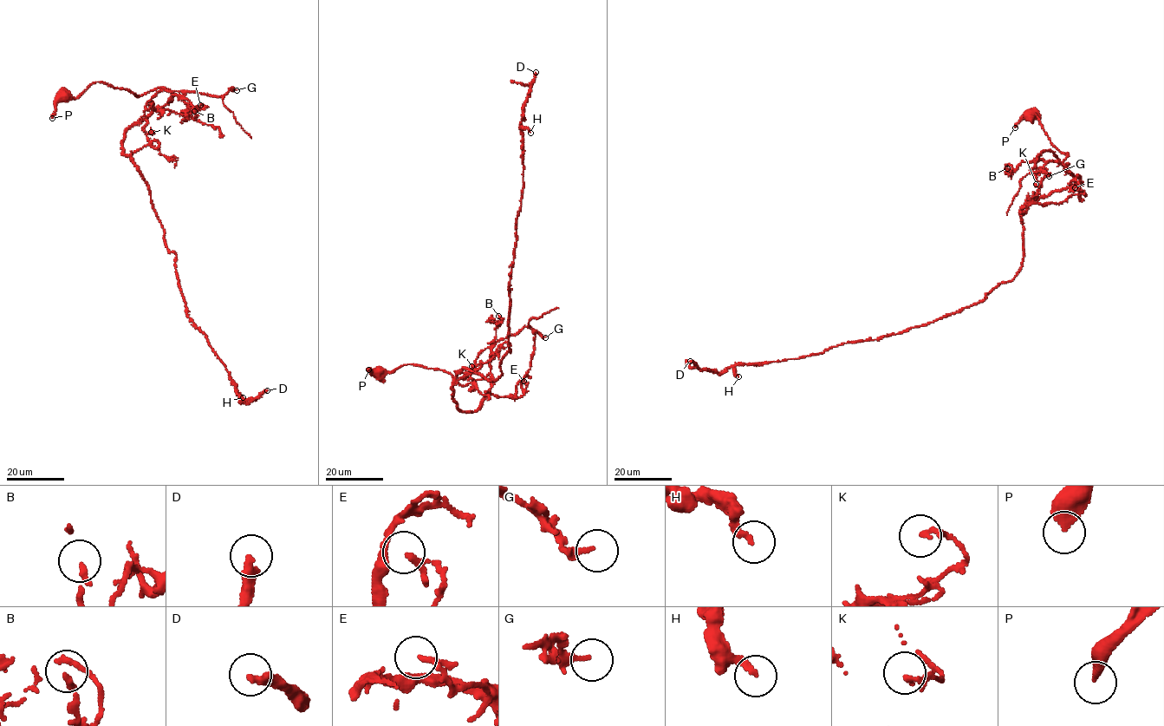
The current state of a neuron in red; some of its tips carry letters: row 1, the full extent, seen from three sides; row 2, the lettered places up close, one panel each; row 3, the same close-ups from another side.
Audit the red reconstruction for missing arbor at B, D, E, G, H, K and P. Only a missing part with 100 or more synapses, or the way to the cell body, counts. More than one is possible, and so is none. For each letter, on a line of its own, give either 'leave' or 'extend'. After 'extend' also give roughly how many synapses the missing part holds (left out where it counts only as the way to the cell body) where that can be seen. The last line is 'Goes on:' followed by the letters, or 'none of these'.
B: leave
D: extend; about 500 synapses
E: leave
G: leave
H: leave
K: leave
P: leave
Goes on: D

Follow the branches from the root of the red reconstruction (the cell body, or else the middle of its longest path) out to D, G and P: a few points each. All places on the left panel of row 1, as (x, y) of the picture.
D: (64, 93), (102, 81), (172, 93), (127, 127), (123, 153), (176, 253), (187, 316), (241, 402), (267, 390)
G: (64, 93), (167, 88), (156, 111), (160, 91), (237, 90)
P: (64, 93), (55, 101), (52, 118)

